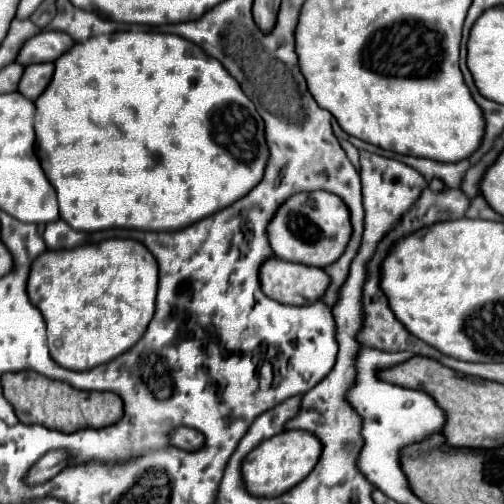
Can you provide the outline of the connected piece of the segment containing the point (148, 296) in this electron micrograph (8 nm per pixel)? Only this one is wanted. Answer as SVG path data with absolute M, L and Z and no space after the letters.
M119 238L67 250L48 249L31 264L27 294L45 318L51 358L69 370L89 370L111 362L143 336L153 318L155 258L141 242Z

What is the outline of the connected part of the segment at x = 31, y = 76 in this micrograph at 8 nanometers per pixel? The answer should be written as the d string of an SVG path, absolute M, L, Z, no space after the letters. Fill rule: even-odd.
M31 64L23 70L17 92L29 100L35 100L47 88L51 76L53 76L53 64Z

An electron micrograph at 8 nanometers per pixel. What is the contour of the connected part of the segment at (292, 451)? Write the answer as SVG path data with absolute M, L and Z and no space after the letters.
M285 430L273 438L263 440L255 446L241 464L241 478L249 494L253 496L279 496L299 484L317 464L321 456L321 442L305 430Z

